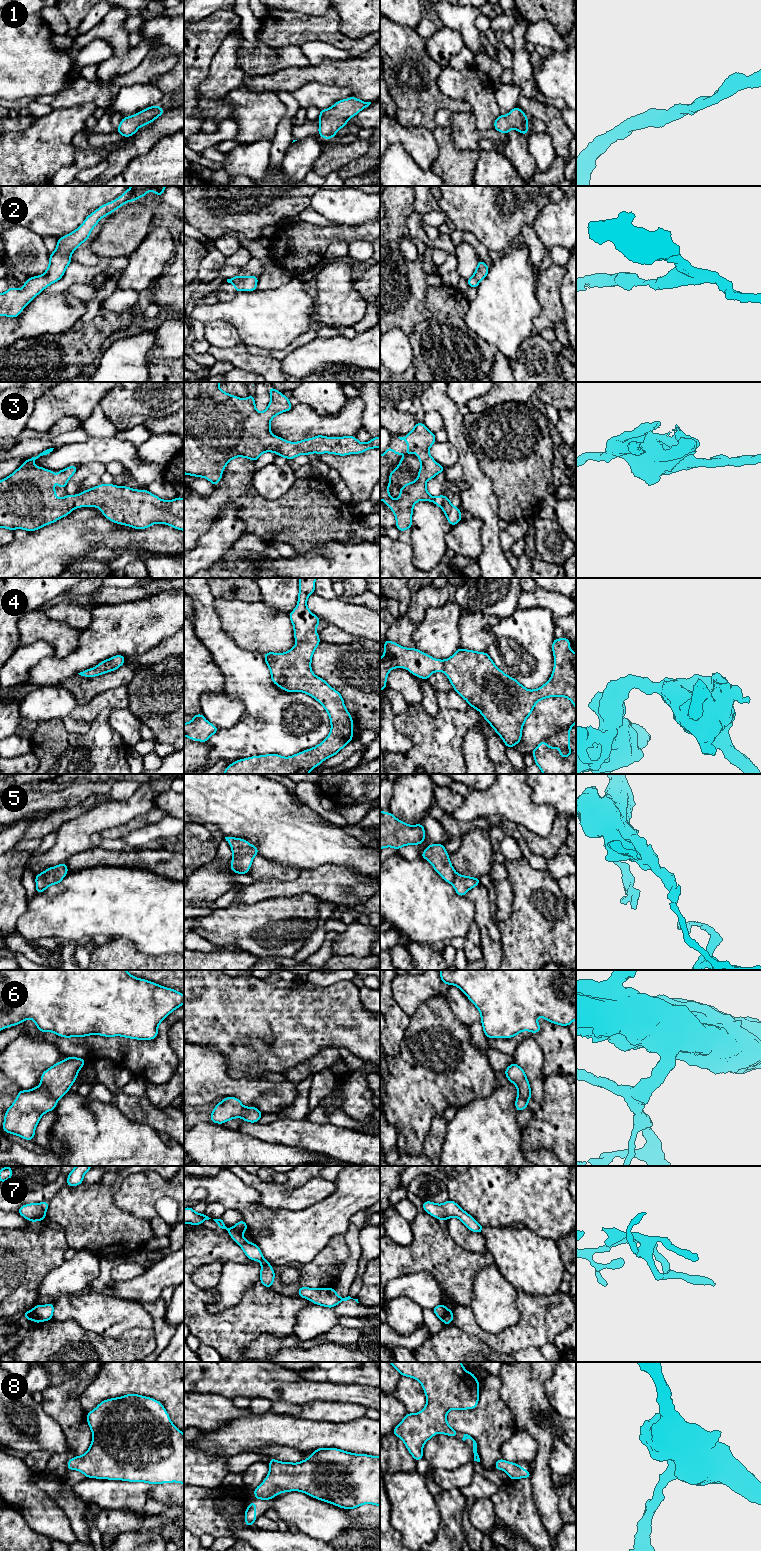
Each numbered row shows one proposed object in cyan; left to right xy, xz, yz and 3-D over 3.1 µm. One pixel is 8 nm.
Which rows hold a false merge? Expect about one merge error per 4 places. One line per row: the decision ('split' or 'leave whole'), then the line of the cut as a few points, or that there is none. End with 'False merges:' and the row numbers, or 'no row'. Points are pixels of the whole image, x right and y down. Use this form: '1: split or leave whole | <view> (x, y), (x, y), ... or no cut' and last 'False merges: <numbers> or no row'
1: leave whole | no cut
2: leave whole | no cut
3: leave whole | no cut
4: leave whole | no cut
5: leave whole | no cut
6: leave whole | no cut
7: split | xz (227, 1229), (236, 1229), (240, 1233)
8: leave whole | no cut
False merges: 7

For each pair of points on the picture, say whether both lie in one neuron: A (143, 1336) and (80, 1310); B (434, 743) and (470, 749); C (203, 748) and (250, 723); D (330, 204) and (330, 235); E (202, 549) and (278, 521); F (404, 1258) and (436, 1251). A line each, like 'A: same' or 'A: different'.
A: different
B: different
C: different
D: different
E: different
F: same

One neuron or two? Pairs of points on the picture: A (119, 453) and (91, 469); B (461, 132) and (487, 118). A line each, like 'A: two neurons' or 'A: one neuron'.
A: two neurons
B: two neurons

